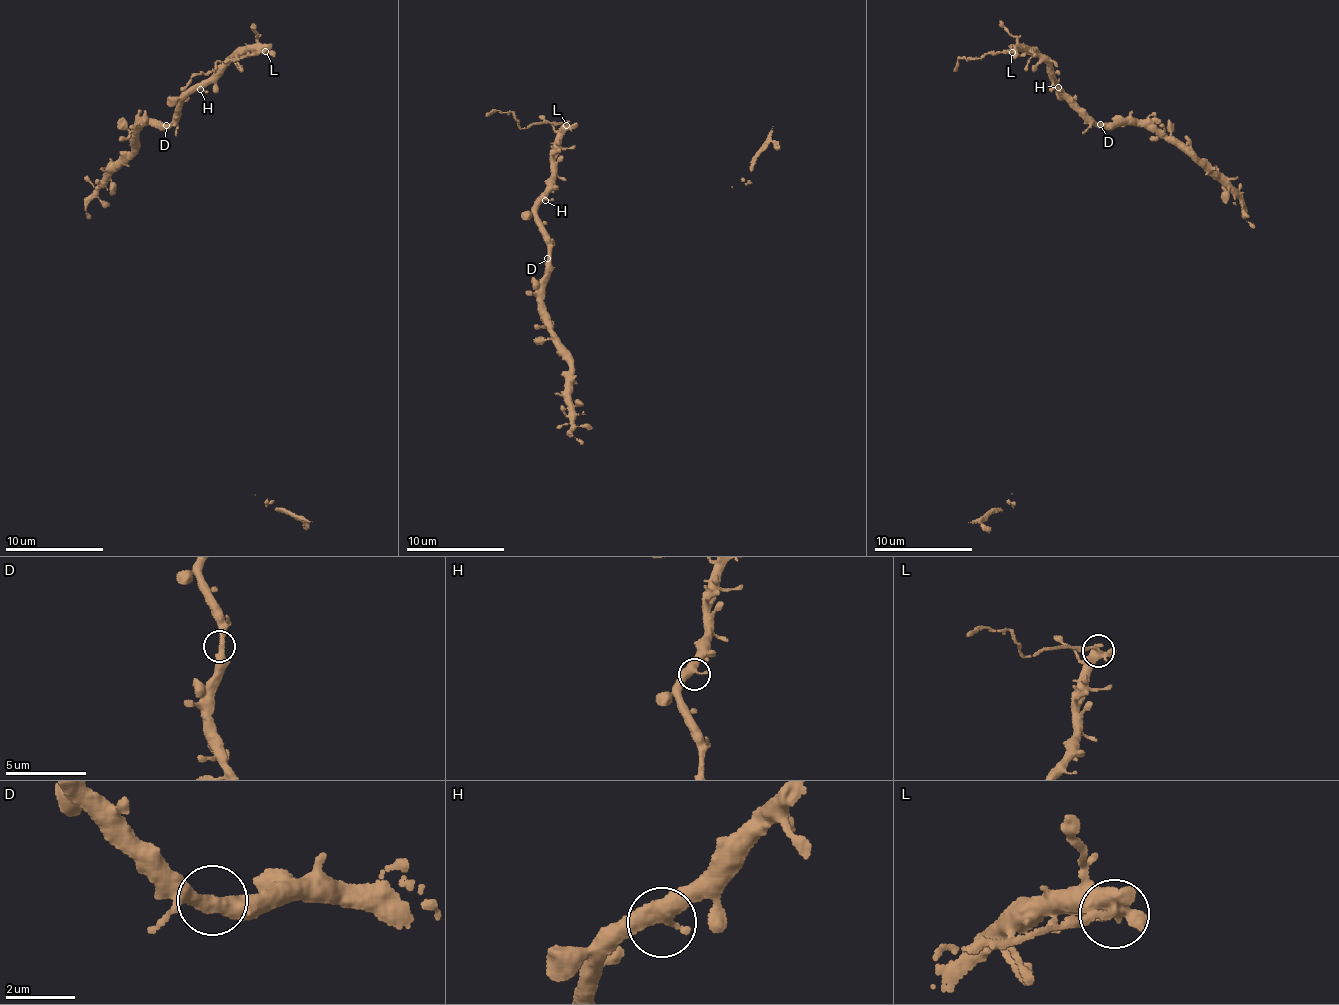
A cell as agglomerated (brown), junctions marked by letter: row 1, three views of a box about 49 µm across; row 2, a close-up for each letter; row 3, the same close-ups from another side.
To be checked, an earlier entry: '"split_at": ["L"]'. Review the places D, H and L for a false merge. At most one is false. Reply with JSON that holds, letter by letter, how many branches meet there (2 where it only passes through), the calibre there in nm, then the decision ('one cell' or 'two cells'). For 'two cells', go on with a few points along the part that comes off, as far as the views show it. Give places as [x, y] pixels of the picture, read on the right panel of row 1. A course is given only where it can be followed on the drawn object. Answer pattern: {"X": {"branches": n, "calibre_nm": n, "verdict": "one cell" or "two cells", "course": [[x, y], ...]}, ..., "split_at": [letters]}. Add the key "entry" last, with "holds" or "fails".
{"D": {"branches": 2, "calibre_nm": 400, "verdict": "one cell"}, "H": {"branches": 2, "calibre_nm": 480, "verdict": "one cell"}, "L": {"branches": 2, "calibre_nm": 480, "verdict": "two cells", "course": [[1011, 52], [991, 53], [969, 59], [960, 57], [957, 70]]}, "split_at": ["L"], "entry": "holds"}

